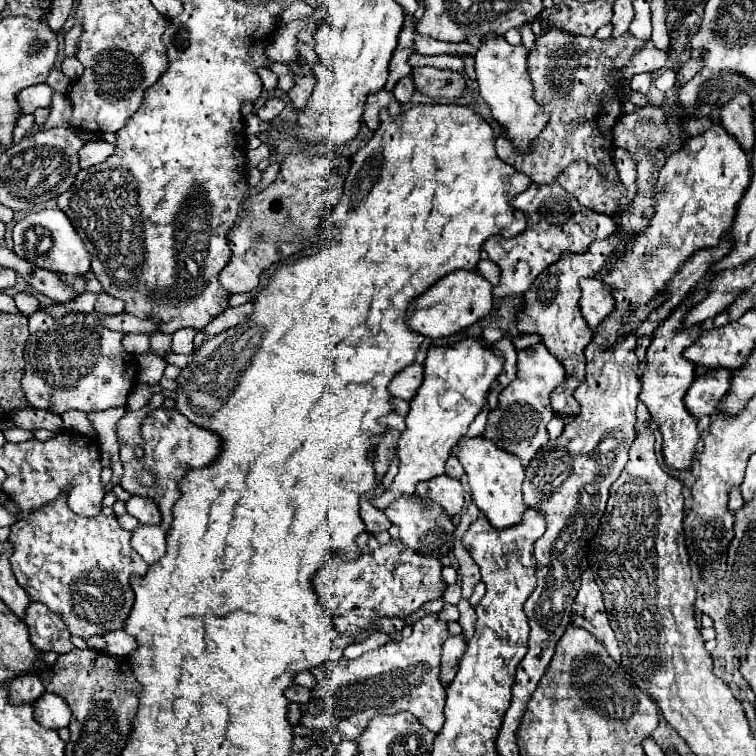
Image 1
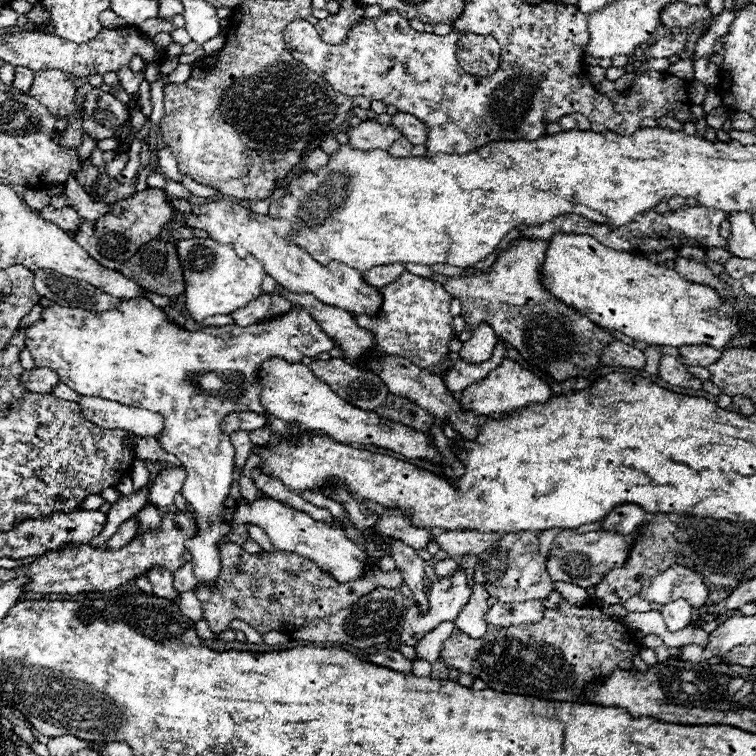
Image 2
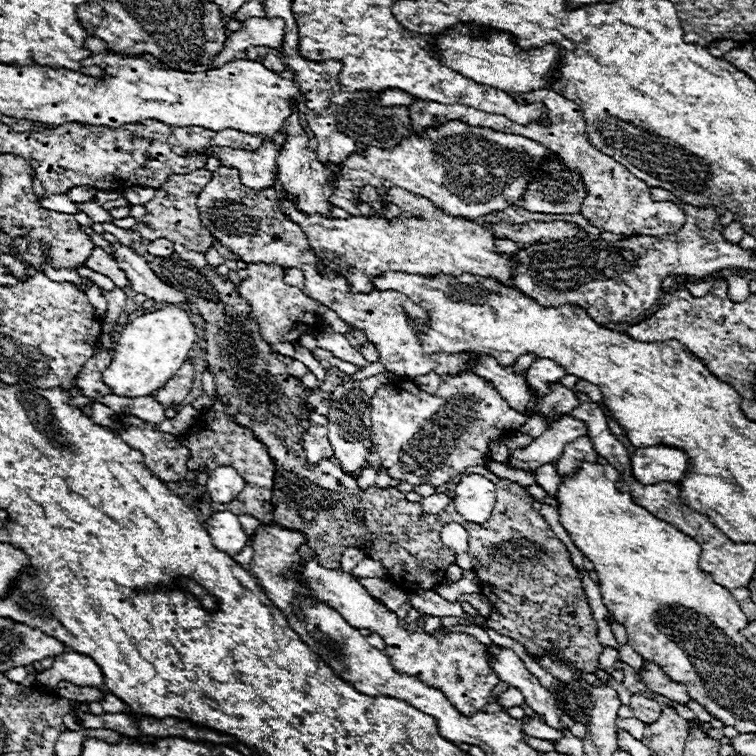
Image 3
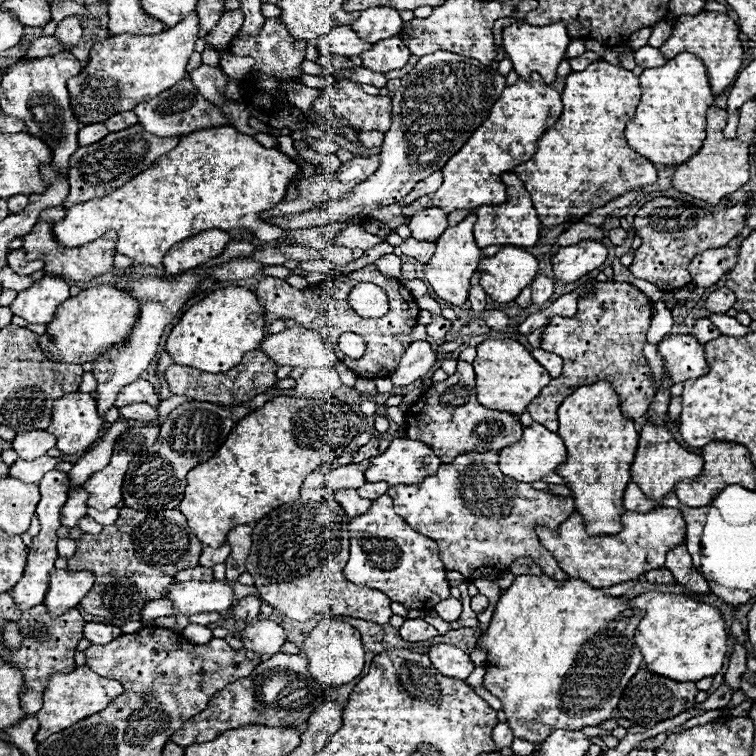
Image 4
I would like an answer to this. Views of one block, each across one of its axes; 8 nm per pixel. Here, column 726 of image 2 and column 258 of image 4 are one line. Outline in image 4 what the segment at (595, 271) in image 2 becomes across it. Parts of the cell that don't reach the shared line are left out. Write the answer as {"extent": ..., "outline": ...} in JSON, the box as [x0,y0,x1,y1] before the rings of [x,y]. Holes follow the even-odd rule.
{"extent":[166,288,264,372],"outline":[[[222,288],[190,306],[180,322],[172,328],[166,352],[174,364],[190,366],[202,372],[226,372],[240,364],[246,352],[256,350],[264,338],[264,308],[254,292],[246,288]]]}

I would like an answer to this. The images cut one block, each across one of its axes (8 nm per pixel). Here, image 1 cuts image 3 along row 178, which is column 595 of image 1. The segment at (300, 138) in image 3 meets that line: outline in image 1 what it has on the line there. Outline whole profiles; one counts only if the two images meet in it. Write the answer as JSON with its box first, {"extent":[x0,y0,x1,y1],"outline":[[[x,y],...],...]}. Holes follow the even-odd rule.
{"extent":[578,278,614,330],"outline":[[[582,278],[580,290],[582,290],[582,296],[578,300],[580,312],[588,328],[596,330],[596,326],[614,310],[614,298],[610,294],[610,286],[606,286],[598,278]]]}

